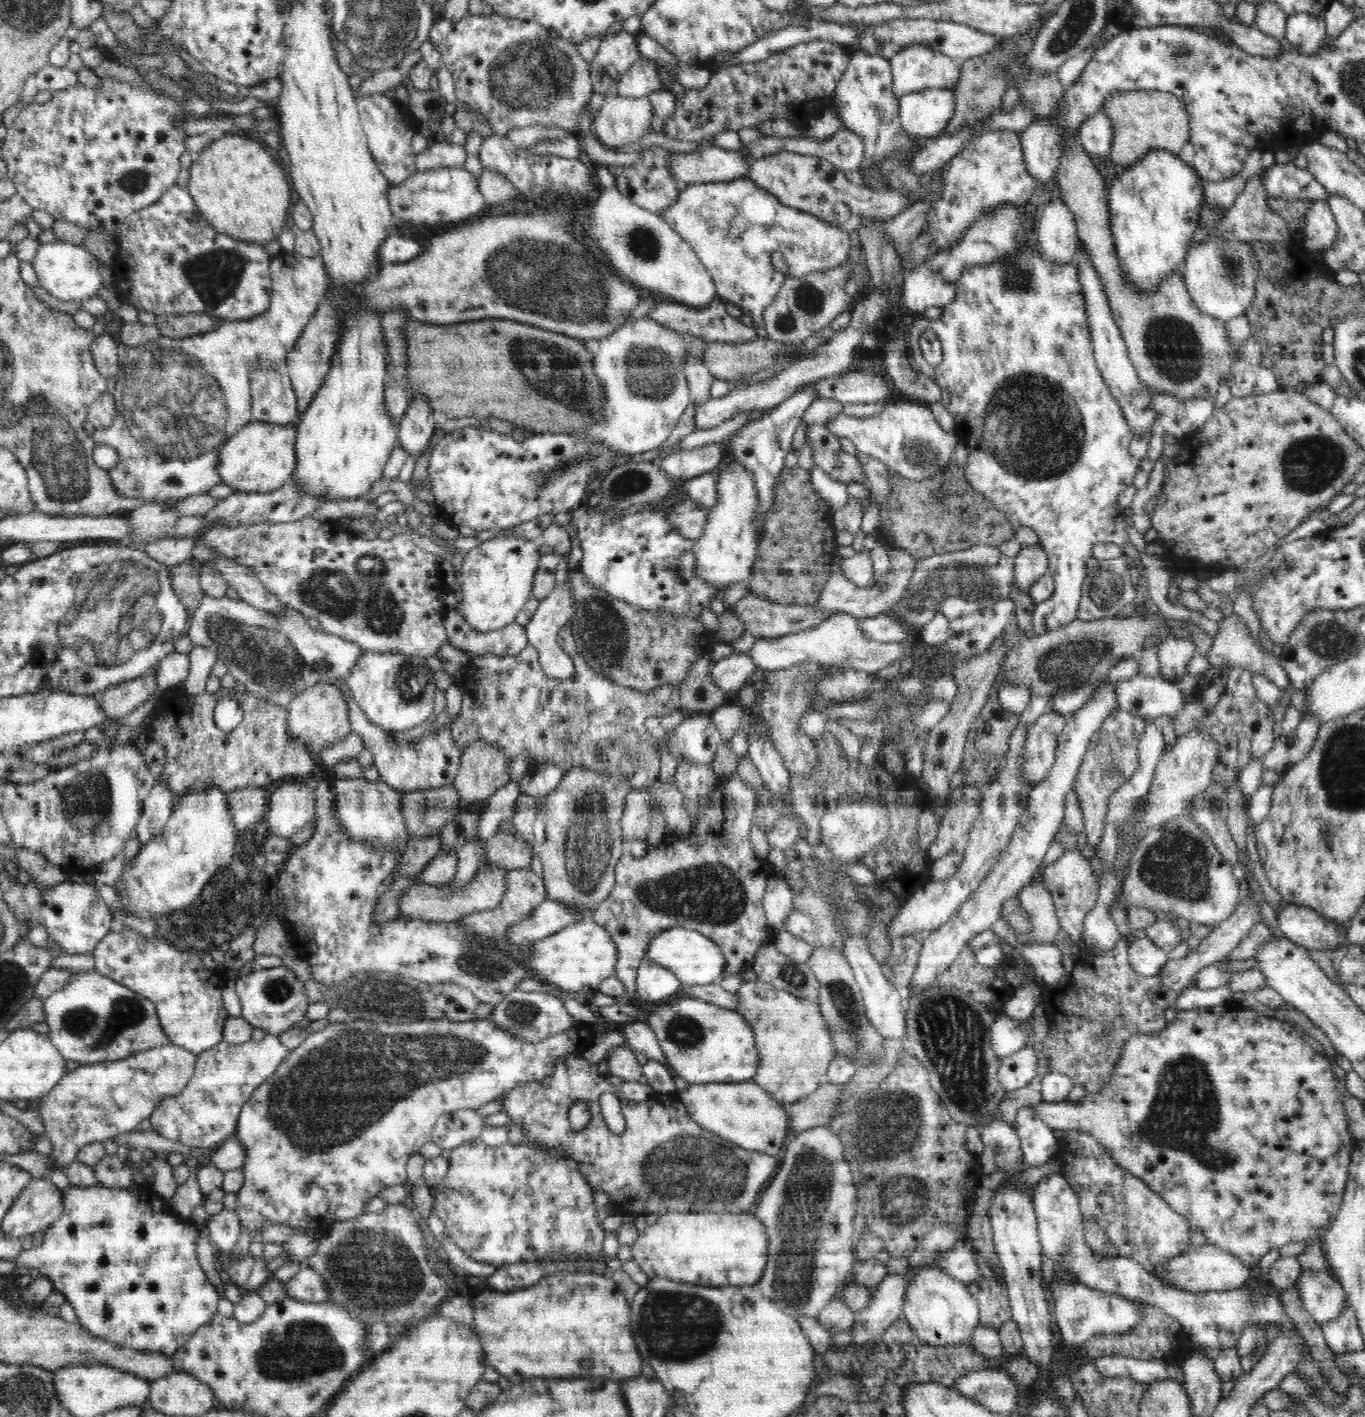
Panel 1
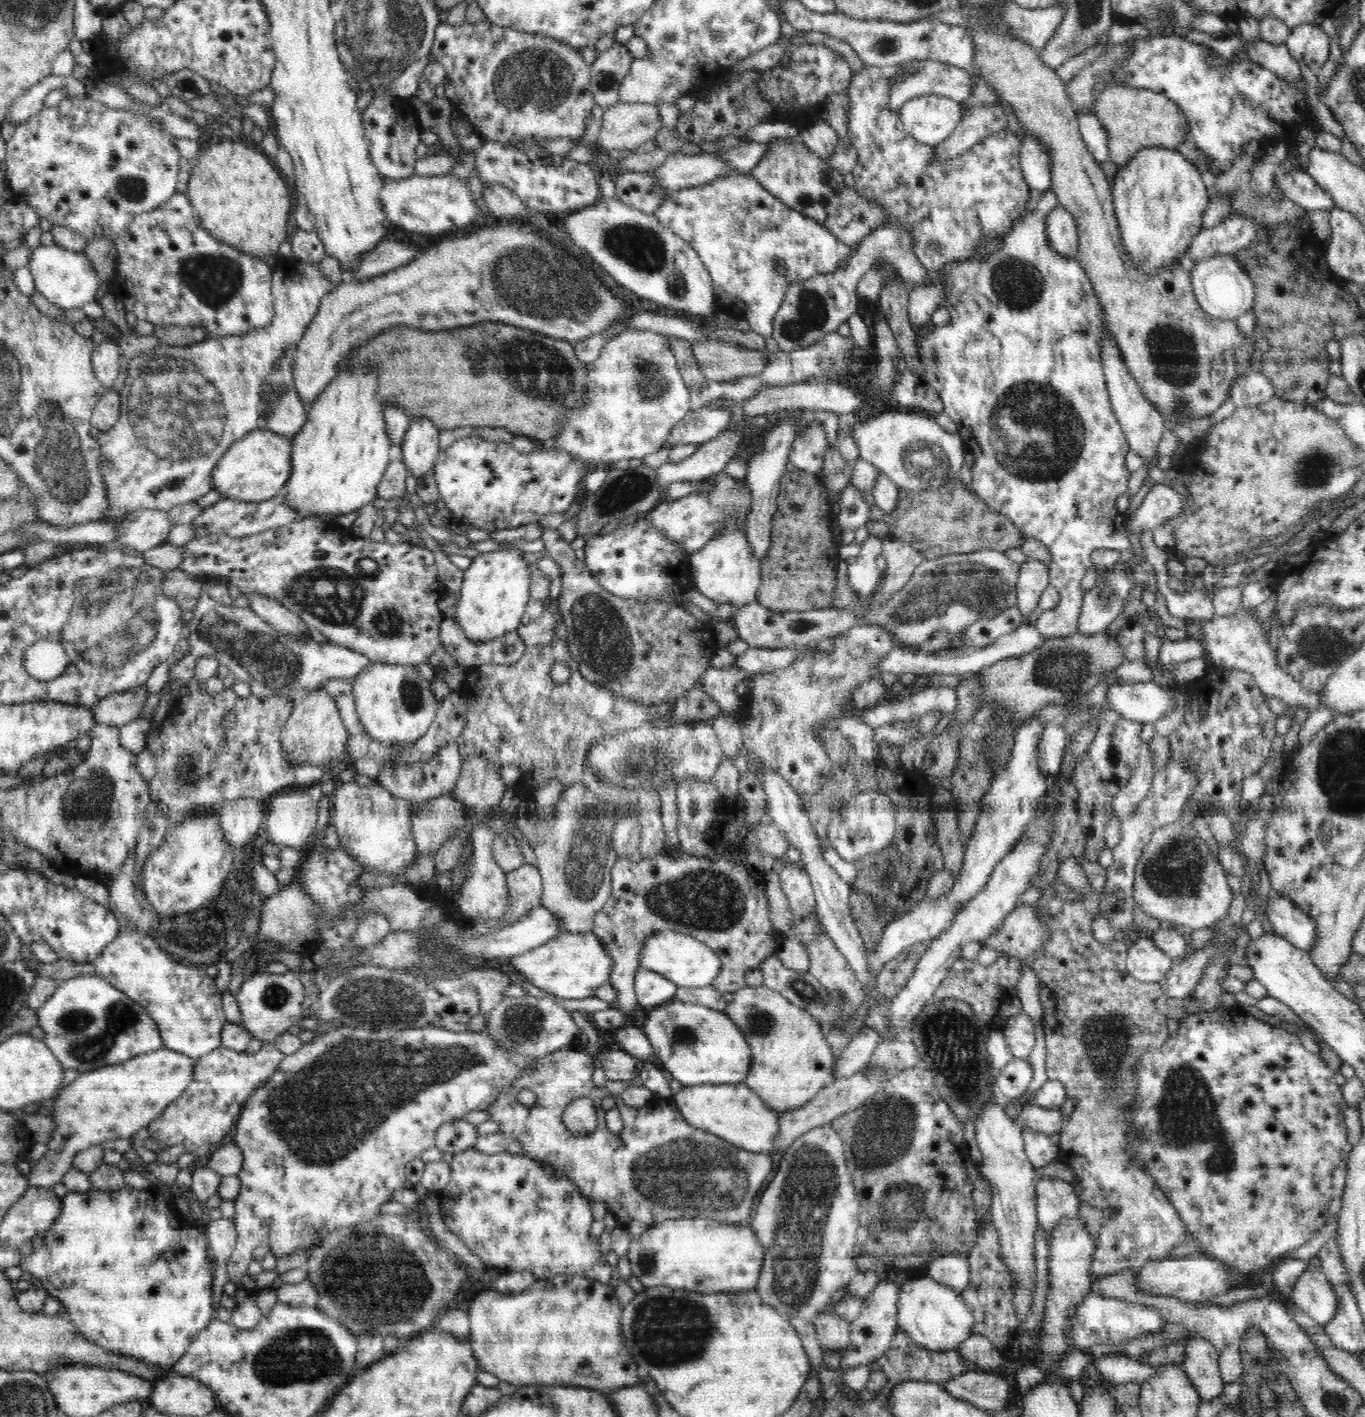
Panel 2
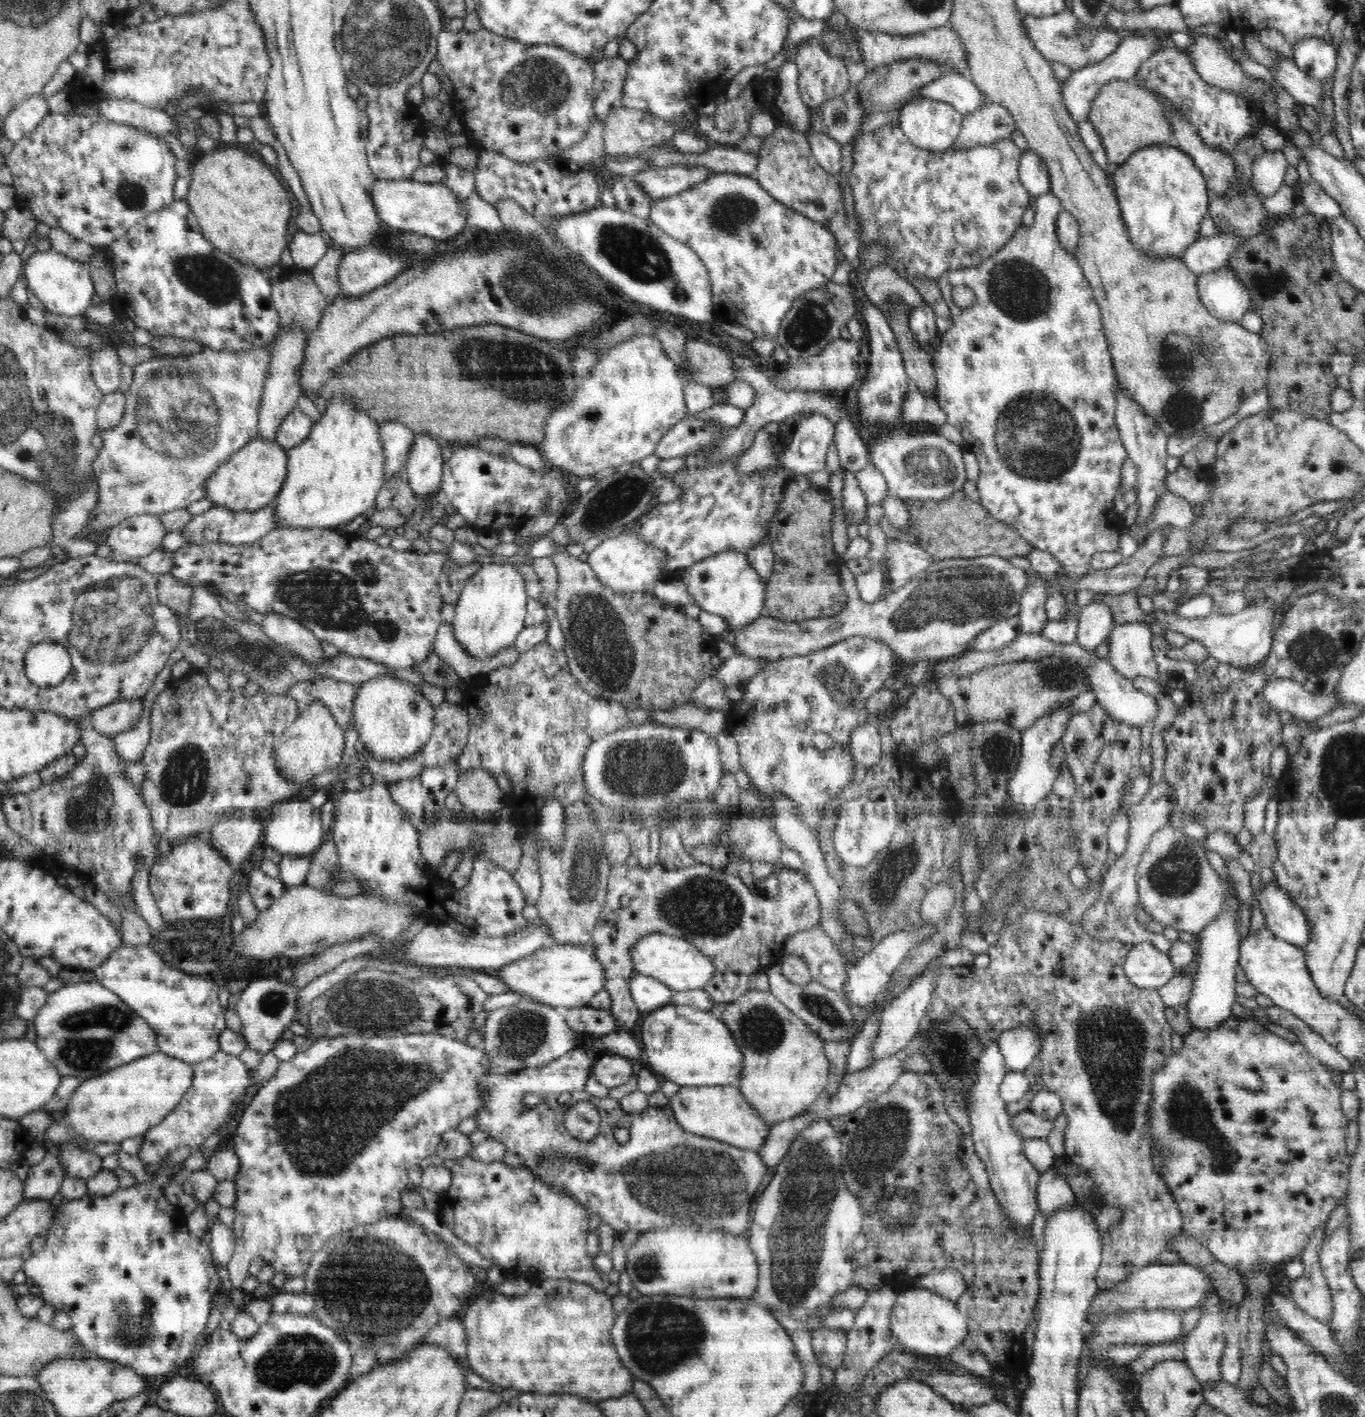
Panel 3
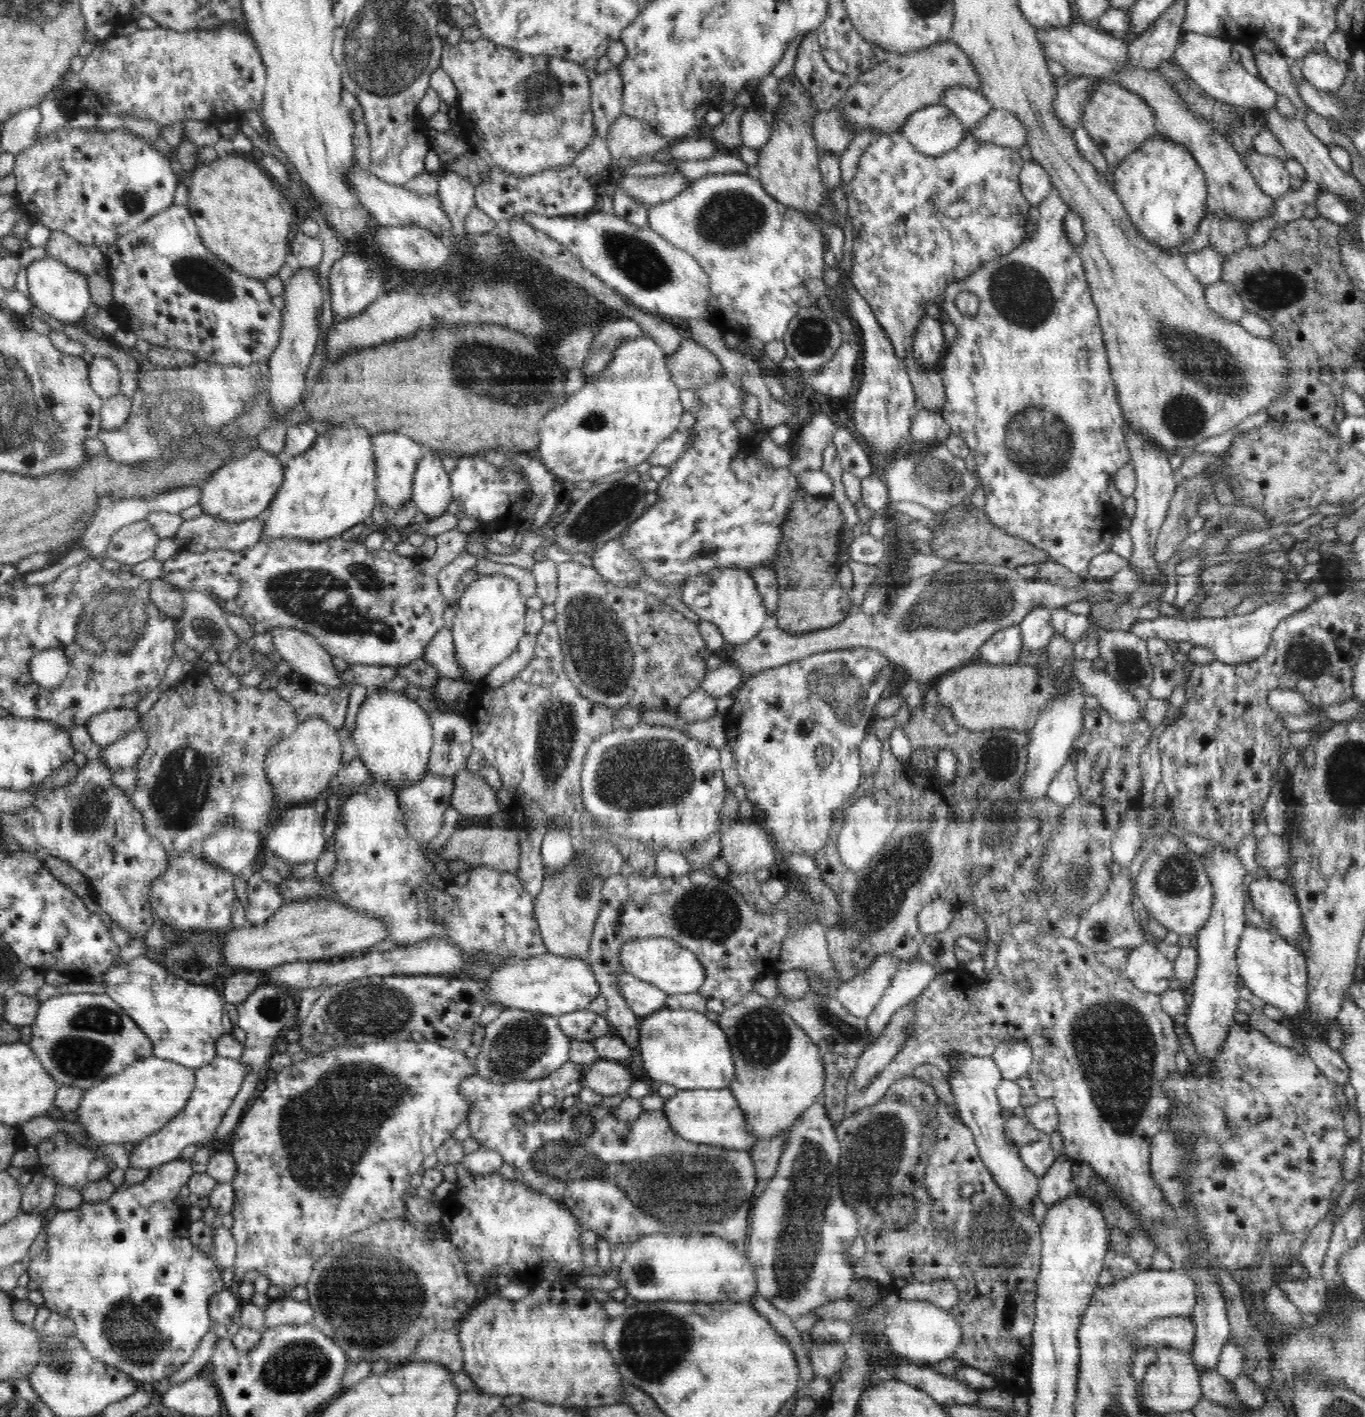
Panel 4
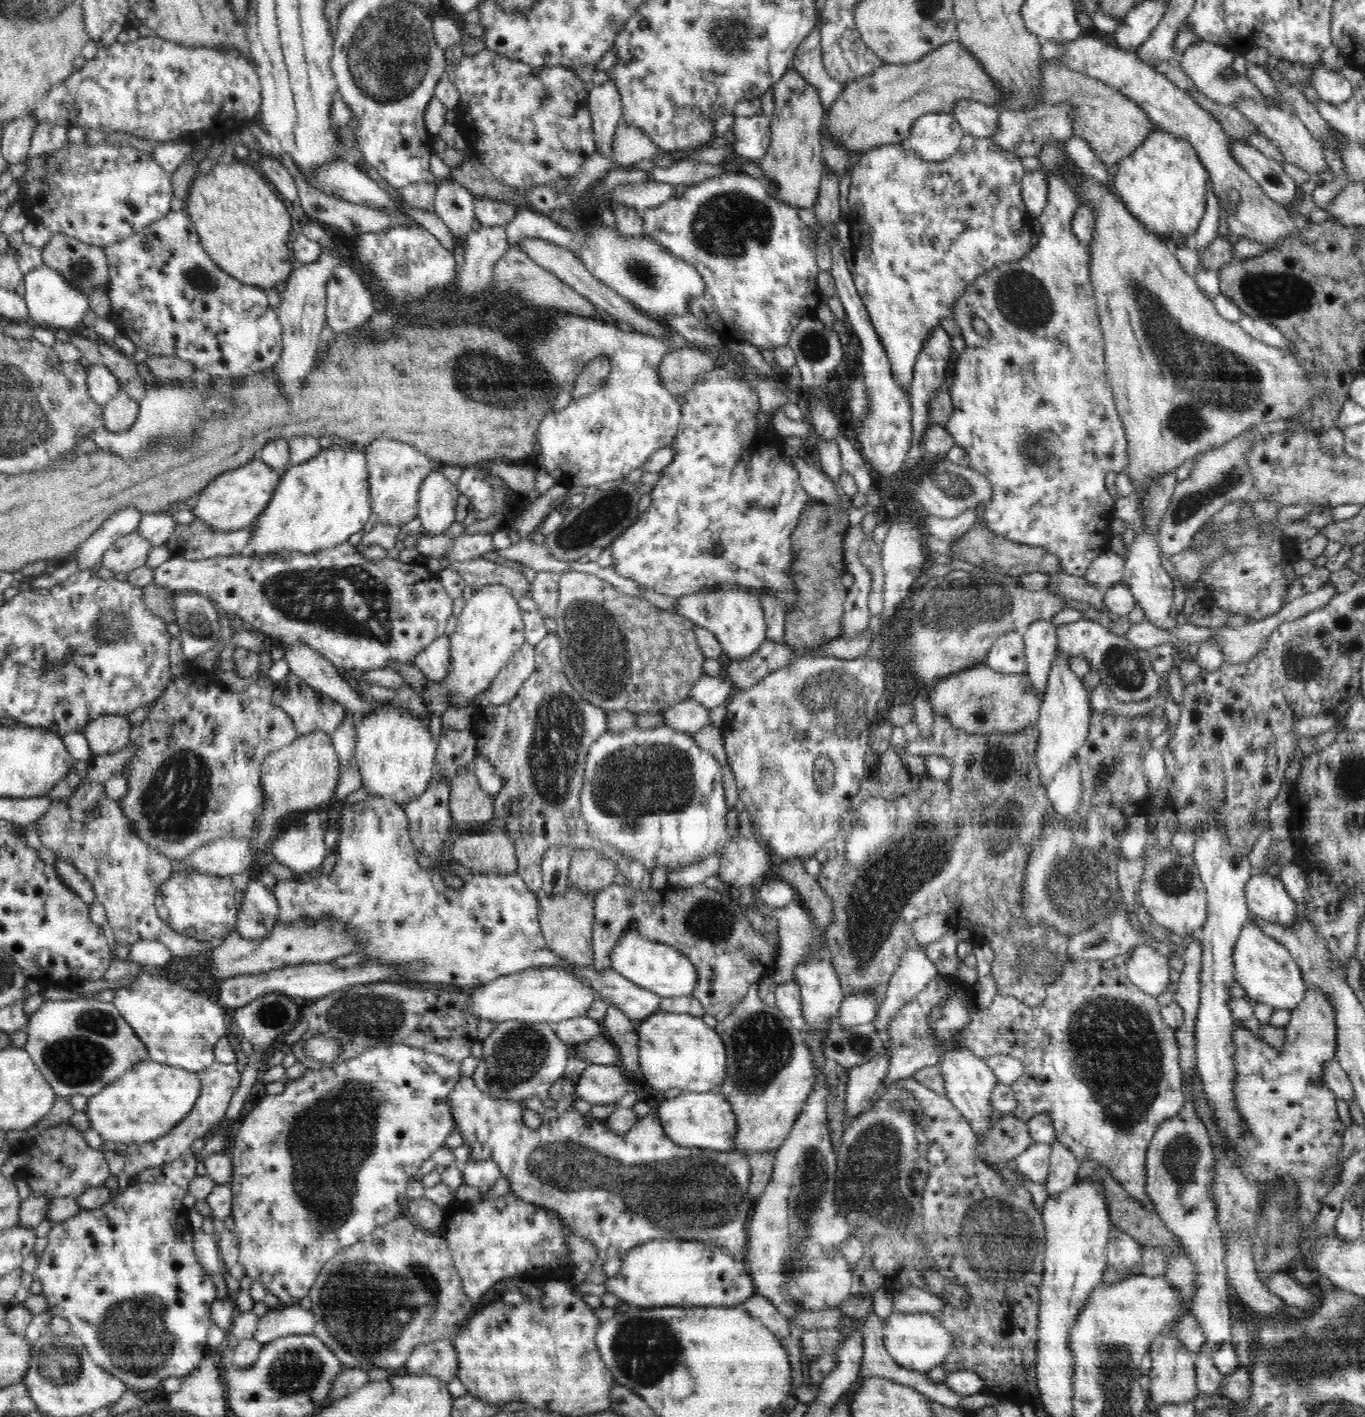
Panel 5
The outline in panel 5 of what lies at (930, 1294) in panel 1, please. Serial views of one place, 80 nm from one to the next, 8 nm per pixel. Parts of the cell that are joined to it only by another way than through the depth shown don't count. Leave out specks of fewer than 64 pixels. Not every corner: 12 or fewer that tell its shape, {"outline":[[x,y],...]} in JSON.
{"outline":[[892,1311],[886,1351],[902,1368],[928,1372],[955,1342],[932,1313]]}

